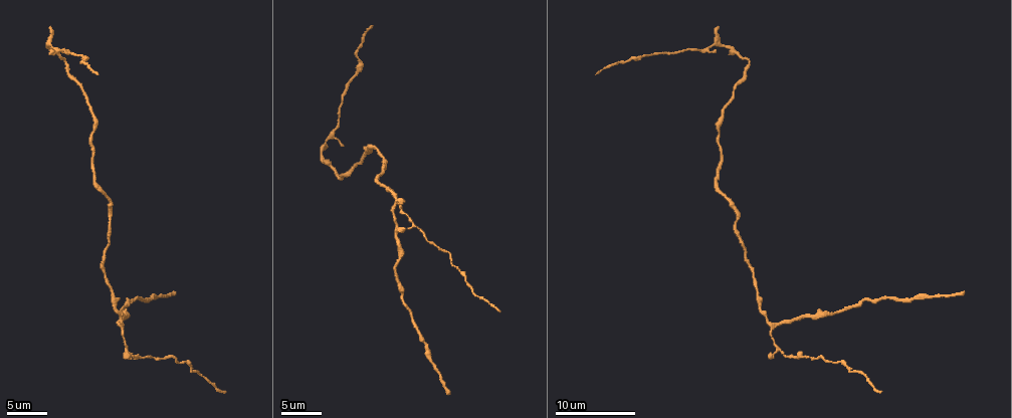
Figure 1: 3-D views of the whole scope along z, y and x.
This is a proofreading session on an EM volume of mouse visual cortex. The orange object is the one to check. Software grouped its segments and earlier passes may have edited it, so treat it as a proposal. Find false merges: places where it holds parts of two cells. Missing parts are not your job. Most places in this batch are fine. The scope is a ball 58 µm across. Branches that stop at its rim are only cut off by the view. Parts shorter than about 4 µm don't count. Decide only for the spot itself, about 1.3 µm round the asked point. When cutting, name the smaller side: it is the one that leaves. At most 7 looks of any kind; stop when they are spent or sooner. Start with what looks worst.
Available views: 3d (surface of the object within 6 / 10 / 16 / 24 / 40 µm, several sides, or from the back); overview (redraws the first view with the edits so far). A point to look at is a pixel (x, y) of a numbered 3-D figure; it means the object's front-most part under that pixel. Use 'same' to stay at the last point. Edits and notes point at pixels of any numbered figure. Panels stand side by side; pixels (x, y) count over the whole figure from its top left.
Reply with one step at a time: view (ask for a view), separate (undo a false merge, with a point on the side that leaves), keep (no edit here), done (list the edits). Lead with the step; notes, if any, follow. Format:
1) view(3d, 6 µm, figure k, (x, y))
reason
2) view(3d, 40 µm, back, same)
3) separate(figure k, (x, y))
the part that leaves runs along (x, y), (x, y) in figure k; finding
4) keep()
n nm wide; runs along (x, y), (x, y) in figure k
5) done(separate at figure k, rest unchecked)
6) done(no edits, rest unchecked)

view(3d, 10 µm, figure 1, (773, 325))
three-way junction

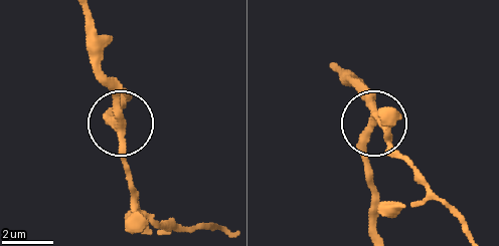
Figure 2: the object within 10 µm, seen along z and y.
keep()
3 arms; runs along (86, 18), (95, 70), (121, 121), (127, 185) in figure 2; one cell here

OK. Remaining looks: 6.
view(3d, 10 µm, figure 1, (141, 358))
side arm on a straight run

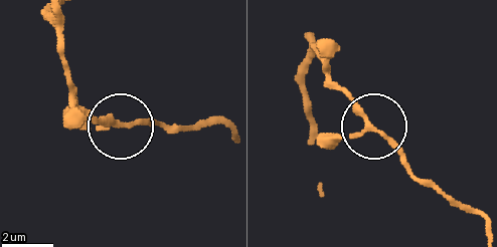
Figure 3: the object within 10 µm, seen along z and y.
keep()
3 arms; runs along (308, 34), (332, 84), (413, 173) in figure 3; continuous, no second cell

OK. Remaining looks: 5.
view(3d, 10 µm, figure 1, (723, 112))
sudden change in width

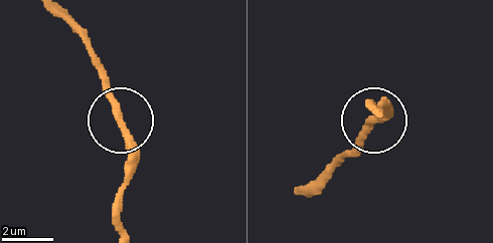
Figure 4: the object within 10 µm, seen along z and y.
view(3d, 10 µm, back, figure 4, (123, 128))
from behind

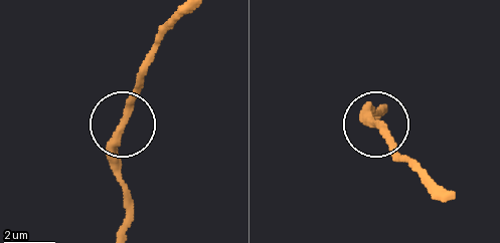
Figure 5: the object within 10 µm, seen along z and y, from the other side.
keep()
runs along (125, 234), (119, 137), (127, 98), (142, 81) in figure 5; all the same cell

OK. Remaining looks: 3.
done(no edits, rest unchecked)

